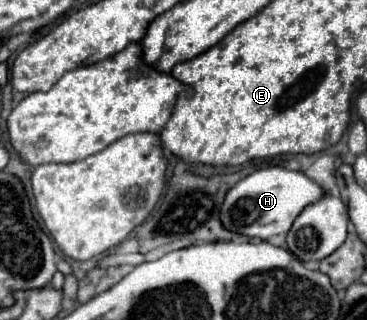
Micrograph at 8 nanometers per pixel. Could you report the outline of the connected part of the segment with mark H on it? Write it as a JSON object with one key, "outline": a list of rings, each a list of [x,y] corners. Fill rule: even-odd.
{"outline":[[[270,166],[264,170],[256,170],[236,186],[232,186],[222,204],[222,226],[230,232],[238,232],[250,238],[268,240],[276,234],[286,234],[290,230],[294,218],[318,198],[324,196],[324,190],[304,176],[302,172],[292,172],[280,166]]]}

